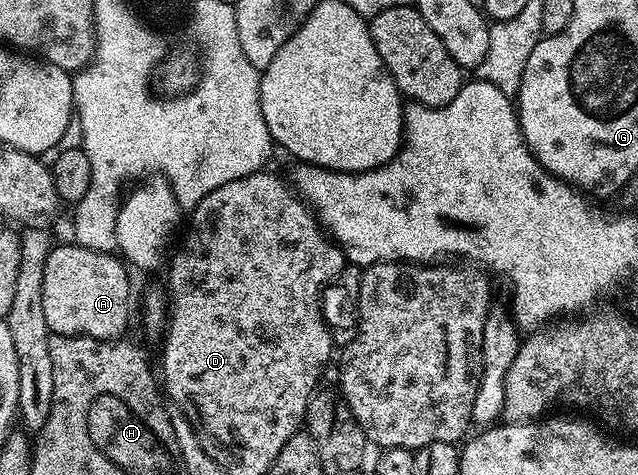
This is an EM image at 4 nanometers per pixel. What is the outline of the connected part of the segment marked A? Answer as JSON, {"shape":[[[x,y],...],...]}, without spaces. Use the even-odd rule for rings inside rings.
{"shape":[[[69,244],[69,246],[53,245],[52,251],[46,256],[46,272],[42,272],[42,309],[46,312],[46,324],[49,331],[54,334],[65,334],[66,336],[90,336],[98,340],[116,340],[121,337],[120,334],[128,326],[128,272],[124,258],[115,253],[107,254],[101,250],[91,250],[85,246]]]}

